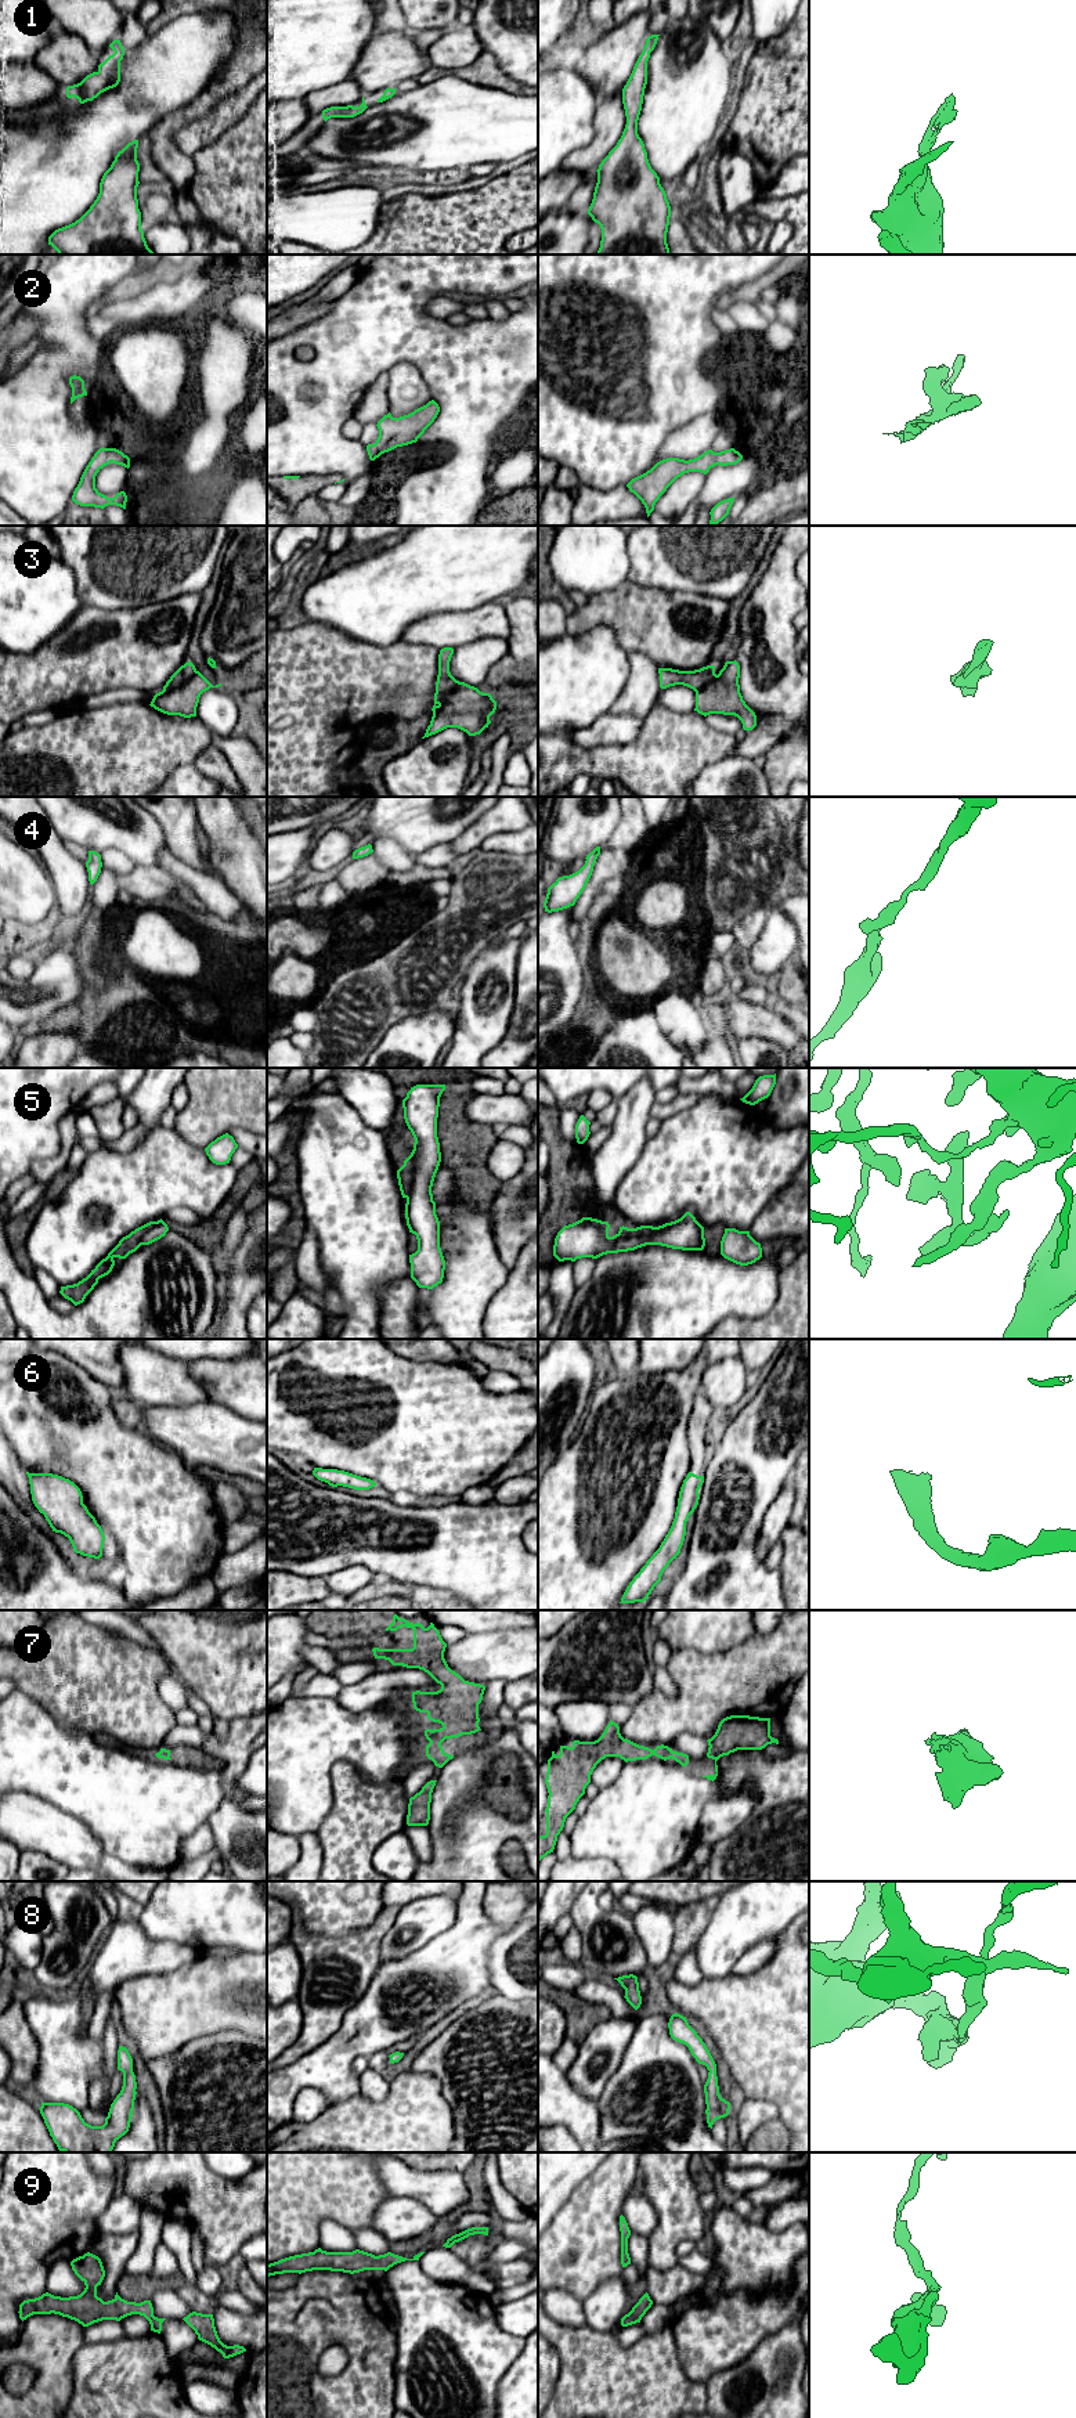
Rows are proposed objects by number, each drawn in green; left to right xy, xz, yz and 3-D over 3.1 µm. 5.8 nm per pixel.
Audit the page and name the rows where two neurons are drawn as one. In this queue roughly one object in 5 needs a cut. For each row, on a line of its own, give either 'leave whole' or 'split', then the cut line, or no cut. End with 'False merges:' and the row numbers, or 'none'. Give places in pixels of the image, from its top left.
1: leave whole; cut none
2: leave whole; cut none
3: split; cut xy (197, 671), (177, 686), (162, 692)
4: leave whole; cut none
5: split; cut xz (404, 1162), (412, 1172), (411, 1190), (407, 1198)
6: leave whole; cut none
7: leave whole; cut none
8: leave whole; cut none
9: leave whole; cut none
False merges: 3, 5

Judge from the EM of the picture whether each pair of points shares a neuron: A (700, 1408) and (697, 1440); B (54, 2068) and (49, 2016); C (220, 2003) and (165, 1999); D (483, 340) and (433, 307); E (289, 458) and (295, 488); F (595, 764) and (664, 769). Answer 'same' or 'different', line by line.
A: same
B: same
C: same
D: different
E: different
F: same

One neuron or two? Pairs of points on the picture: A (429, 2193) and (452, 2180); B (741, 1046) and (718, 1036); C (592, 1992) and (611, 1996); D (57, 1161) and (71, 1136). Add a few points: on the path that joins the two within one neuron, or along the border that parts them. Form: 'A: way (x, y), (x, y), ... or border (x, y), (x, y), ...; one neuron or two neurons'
A: way (434, 2187), (441, 2180), (447, 2180); one neuron
B: border (712, 1022), (730, 1038), (736, 1053); two neurons
C: way (596, 1992), (607, 1995); one neuron
D: way (62, 1155), (68, 1141); one neuron

